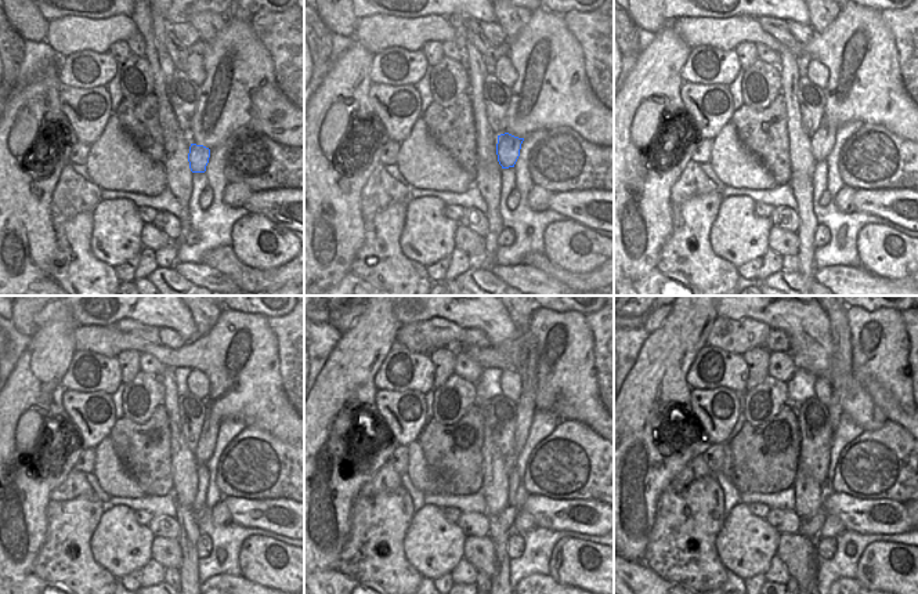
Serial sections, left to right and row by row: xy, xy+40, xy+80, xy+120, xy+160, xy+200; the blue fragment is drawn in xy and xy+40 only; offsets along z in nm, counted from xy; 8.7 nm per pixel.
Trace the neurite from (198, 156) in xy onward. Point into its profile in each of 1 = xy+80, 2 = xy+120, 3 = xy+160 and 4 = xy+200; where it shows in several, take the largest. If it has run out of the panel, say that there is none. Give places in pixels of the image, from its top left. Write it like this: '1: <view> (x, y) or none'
1: xy+80 (823, 140)
2: xy+120 (208, 438)
3: xy+160 (526, 408)
4: xy+200 (839, 329)

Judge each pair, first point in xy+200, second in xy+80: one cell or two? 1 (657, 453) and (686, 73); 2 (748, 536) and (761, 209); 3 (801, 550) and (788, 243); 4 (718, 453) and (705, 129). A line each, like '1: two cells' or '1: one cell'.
1: two cells
2: two cells
3: one cell
4: two cells

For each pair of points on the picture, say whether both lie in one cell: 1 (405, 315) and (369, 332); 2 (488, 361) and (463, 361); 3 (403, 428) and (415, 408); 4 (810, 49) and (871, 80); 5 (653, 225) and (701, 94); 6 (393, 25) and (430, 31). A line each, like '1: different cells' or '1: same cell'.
1: different cells
2: different cells
3: same cell
4: same cell
5: different cells
6: same cell

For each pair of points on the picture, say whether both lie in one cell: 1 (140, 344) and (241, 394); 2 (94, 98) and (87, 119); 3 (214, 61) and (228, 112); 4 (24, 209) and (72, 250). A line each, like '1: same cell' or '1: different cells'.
1: same cell
2: same cell
3: same cell
4: different cells

